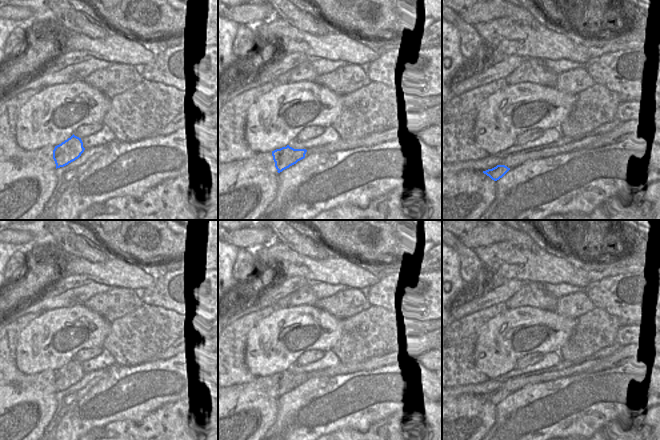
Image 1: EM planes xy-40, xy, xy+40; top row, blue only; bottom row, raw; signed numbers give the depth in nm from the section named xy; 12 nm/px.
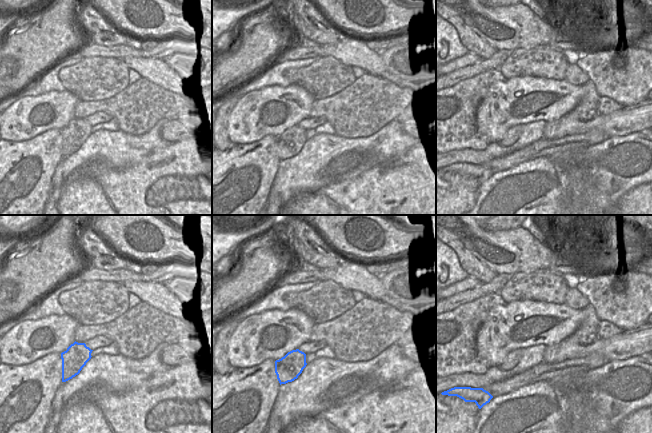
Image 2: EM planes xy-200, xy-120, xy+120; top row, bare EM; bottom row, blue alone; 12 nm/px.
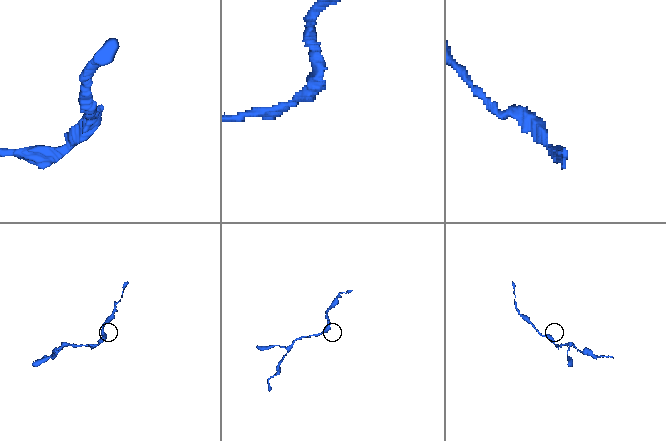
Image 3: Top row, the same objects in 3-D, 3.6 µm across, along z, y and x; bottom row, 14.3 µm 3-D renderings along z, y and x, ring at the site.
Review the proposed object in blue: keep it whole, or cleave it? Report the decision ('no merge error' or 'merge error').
no merge error

